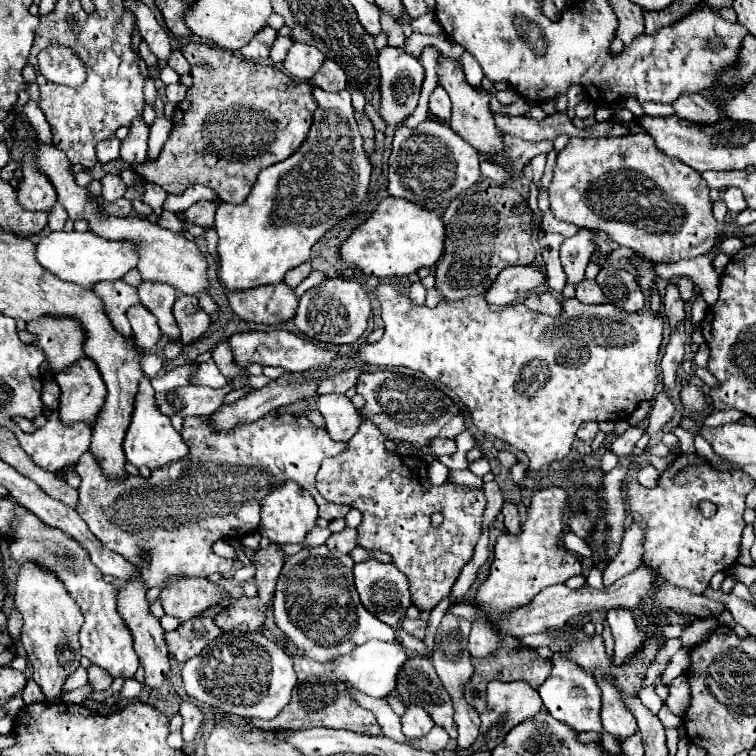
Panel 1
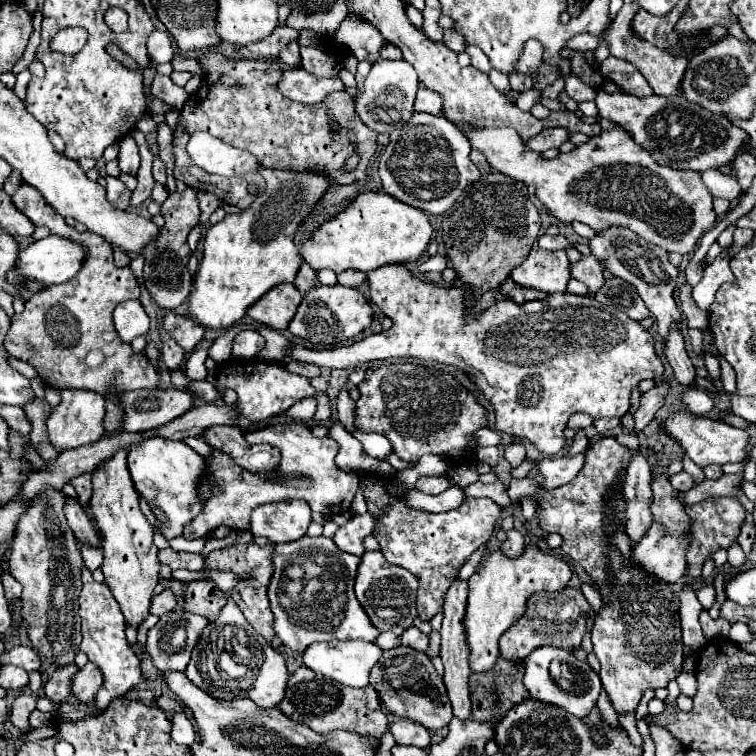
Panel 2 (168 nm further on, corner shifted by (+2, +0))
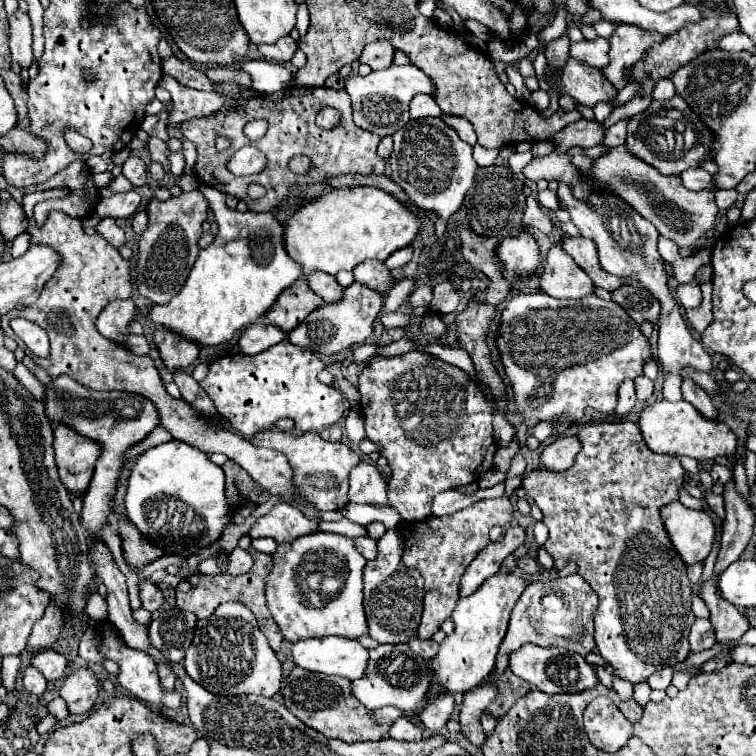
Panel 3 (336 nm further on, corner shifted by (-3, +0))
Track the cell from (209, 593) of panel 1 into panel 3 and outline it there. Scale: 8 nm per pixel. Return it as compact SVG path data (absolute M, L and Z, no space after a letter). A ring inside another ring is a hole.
M141 581L139 583L139 595L141 595L141 603L143 603L143 609L147 611L157 611L163 603L165 603L165 597L163 597L163 591L153 585L151 581Z

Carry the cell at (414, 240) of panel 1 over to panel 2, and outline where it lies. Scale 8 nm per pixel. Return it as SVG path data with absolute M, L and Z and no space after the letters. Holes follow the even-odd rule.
M368 191L360 193L344 211L320 225L312 237L302 243L300 255L314 271L332 269L334 273L342 273L356 269L368 273L388 263L416 261L424 253L430 237L432 225L424 211L406 207L382 191Z

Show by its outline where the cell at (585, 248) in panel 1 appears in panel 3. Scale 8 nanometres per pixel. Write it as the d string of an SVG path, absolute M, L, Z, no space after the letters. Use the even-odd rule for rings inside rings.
M533 195L527 197L527 207L525 207L525 223L529 223L531 227L537 227L543 235L553 235L555 233L555 227L553 223L549 221L547 213L539 207L537 199Z

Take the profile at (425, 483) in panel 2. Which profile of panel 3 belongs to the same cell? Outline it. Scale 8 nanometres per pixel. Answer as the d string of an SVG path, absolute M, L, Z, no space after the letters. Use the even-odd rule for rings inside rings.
M409 351L405 355L399 357L373 357L369 361L369 365L361 371L359 375L359 385L357 385L359 393L361 393L361 411L363 411L363 419L365 419L365 431L367 437L379 447L379 453L389 461L391 467L391 479L387 483L387 499L391 503L391 507L395 507L401 517L405 521L417 521L417 519L425 519L431 515L431 501L437 493L461 487L461 485L471 485L475 481L479 481L479 477L483 473L487 473L489 469L493 469L493 455L497 451L495 439L493 439L493 427L491 427L491 409L487 405L487 399L483 397L481 389L469 379L469 375L465 371L461 371L459 367L453 367L425 351Z

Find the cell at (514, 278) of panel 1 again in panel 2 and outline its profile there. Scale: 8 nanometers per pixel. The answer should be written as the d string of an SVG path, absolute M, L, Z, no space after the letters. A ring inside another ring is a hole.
M538 247L512 271L512 279L518 285L546 293L566 293L570 277L570 261L564 251L542 251Z

